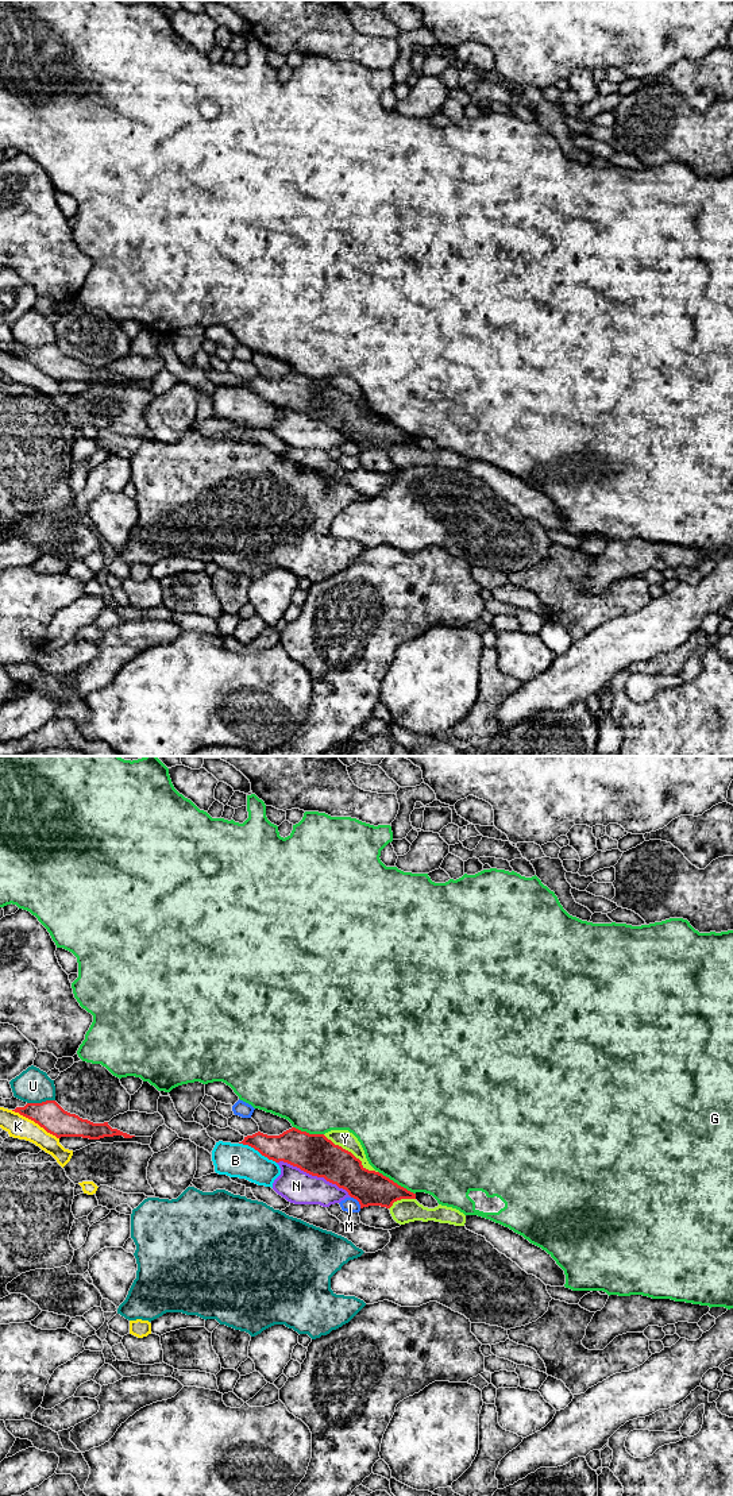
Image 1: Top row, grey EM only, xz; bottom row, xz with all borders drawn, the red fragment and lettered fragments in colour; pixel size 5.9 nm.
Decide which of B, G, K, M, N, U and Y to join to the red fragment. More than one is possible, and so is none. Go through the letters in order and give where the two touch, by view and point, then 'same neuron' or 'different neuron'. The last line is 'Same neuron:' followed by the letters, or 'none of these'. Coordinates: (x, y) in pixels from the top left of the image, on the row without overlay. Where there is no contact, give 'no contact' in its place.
B: meets red in xz at (258, 394); different neuron
G: meets red in xz at (396, 427); different neuron
K: meets red in xz at (35, 366); different neuron
M: meets red in xz at (358, 444); different neuron
N: meets red in xz at (315, 419); different neuron
U: meets red in xz at (42, 346); different neuron
Y: meets red in xz at (350, 396); different neuron
Same neuron: none of these

